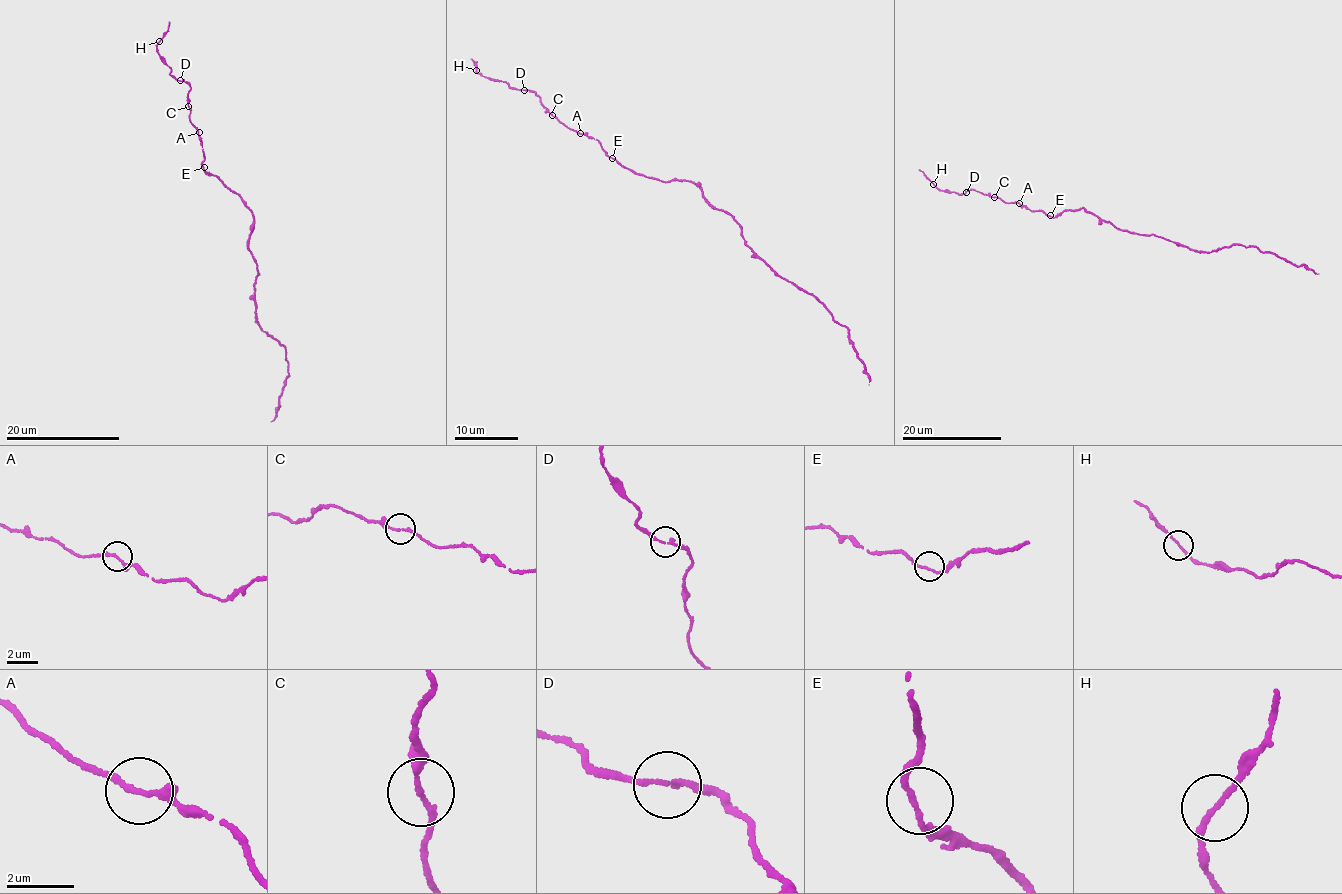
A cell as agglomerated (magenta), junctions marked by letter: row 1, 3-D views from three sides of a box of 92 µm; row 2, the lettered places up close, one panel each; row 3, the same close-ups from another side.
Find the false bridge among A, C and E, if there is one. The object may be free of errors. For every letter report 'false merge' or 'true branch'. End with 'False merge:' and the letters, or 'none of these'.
A: true branch
C: true branch
E: true branch
False merge: none of these

